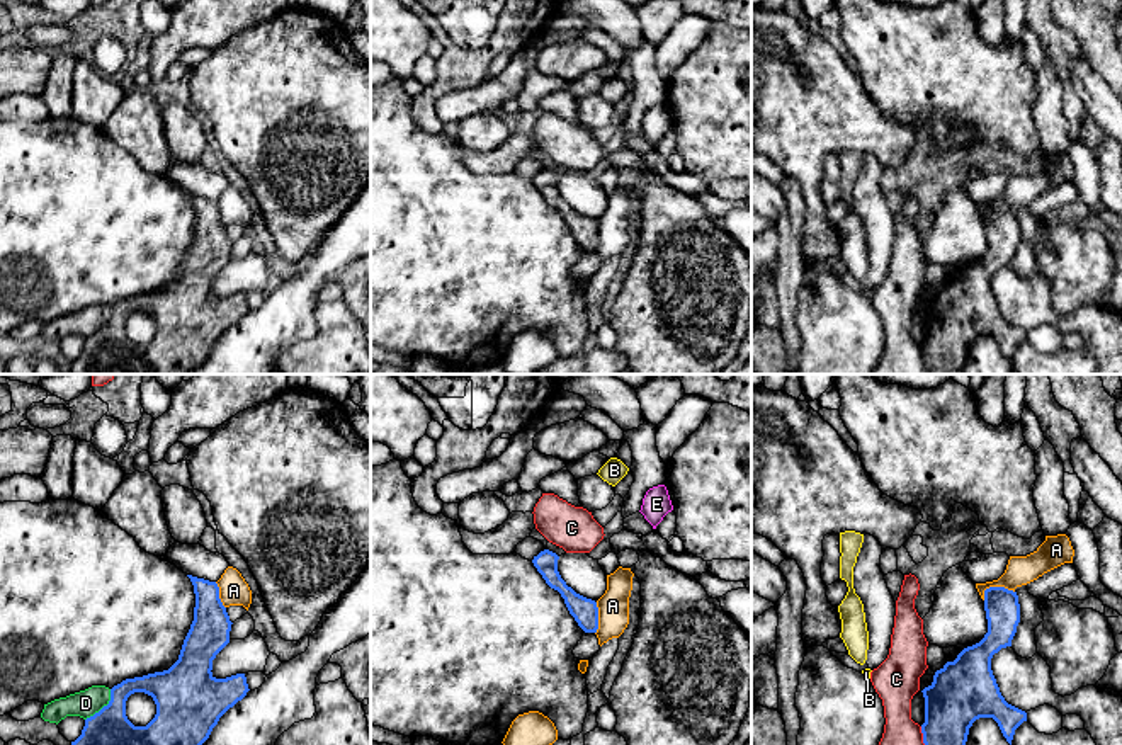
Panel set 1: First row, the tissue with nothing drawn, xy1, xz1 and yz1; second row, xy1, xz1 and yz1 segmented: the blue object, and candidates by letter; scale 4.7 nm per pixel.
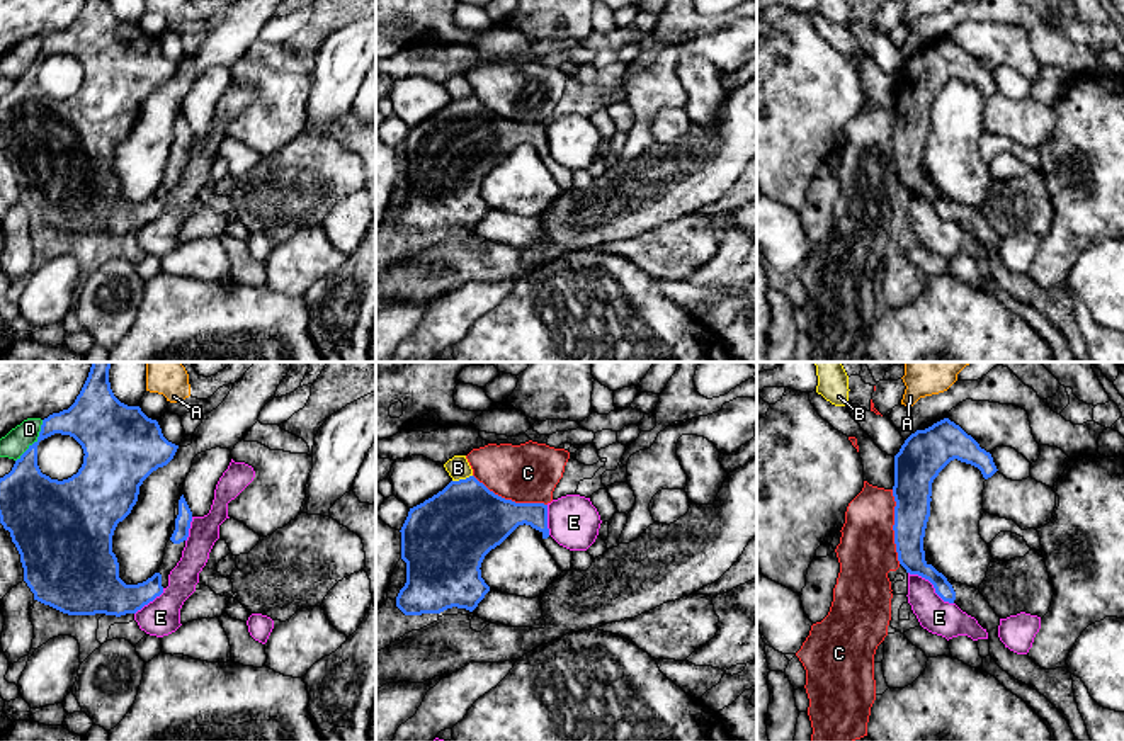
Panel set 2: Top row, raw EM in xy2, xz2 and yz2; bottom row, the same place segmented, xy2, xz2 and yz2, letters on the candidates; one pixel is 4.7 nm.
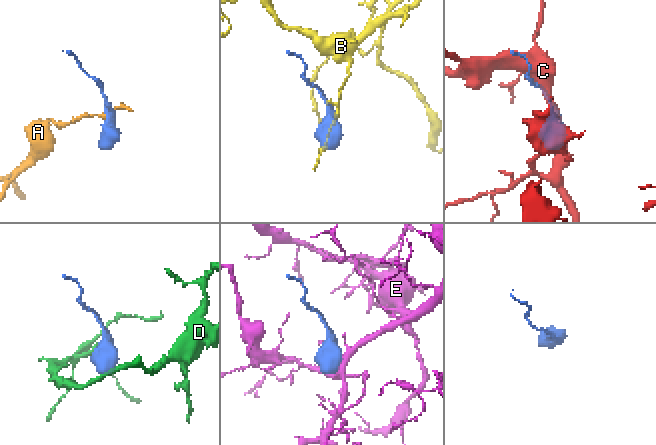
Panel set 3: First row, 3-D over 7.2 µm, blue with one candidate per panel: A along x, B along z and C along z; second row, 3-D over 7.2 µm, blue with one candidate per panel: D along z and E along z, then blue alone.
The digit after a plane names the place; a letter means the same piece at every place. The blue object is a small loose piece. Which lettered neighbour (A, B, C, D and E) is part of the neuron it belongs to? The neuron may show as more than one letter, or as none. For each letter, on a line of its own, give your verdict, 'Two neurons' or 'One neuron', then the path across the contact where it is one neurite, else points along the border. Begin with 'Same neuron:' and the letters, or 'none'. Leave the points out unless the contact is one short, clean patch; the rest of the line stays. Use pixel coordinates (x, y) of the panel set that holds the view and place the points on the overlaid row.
Same neuron: none
A: Two neurons. Boundary: yz1 (1014, 592), (1003, 587), (988, 587), (983, 599)
B: Two neurons
C: Two neurons
D: Two neurons
E: Two neurons

